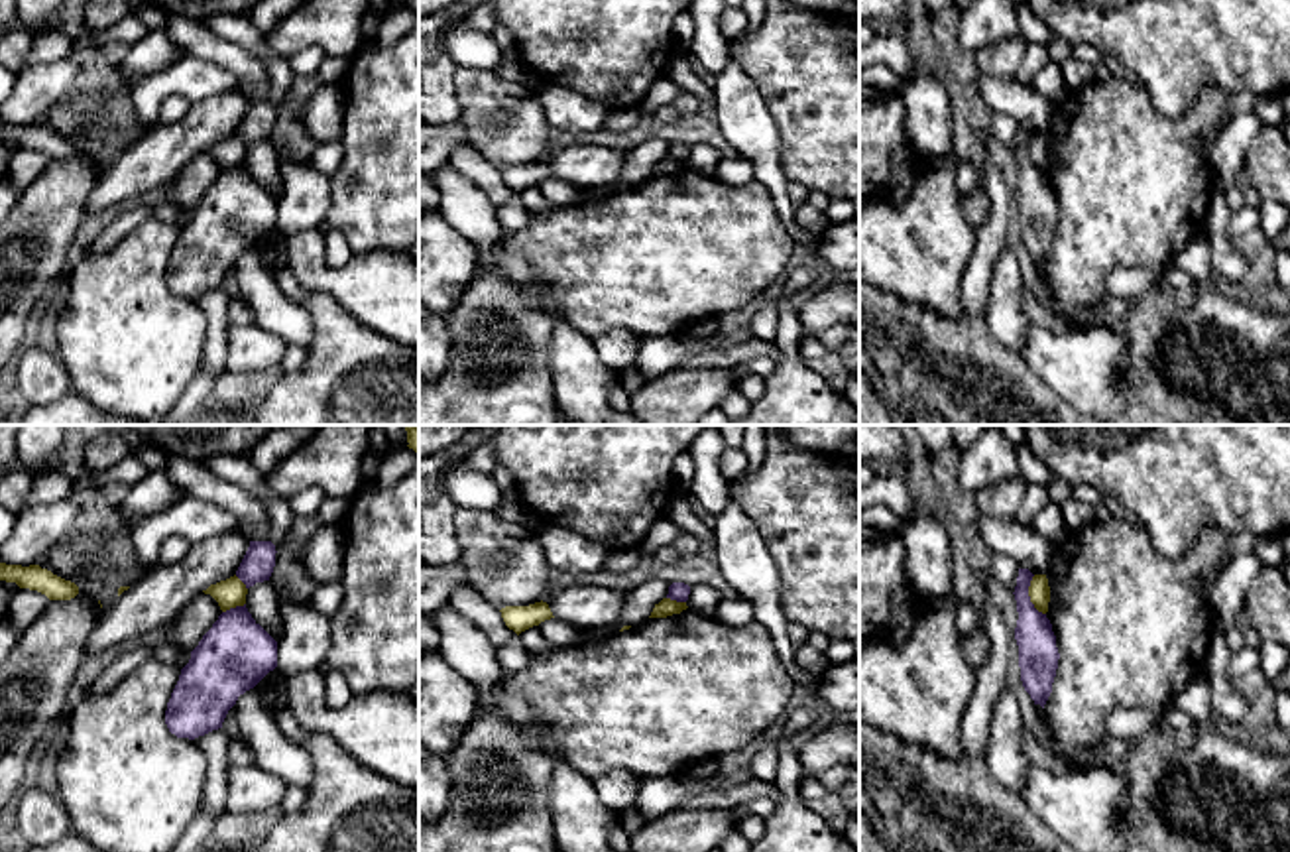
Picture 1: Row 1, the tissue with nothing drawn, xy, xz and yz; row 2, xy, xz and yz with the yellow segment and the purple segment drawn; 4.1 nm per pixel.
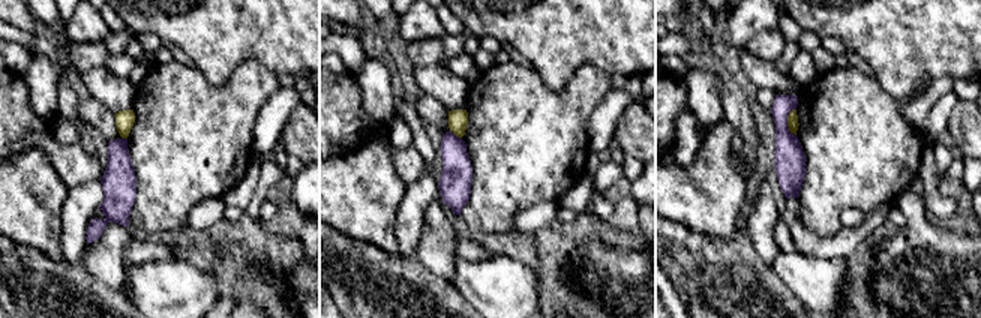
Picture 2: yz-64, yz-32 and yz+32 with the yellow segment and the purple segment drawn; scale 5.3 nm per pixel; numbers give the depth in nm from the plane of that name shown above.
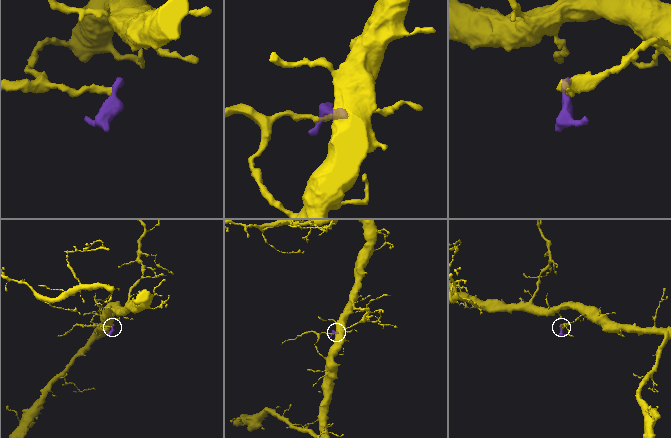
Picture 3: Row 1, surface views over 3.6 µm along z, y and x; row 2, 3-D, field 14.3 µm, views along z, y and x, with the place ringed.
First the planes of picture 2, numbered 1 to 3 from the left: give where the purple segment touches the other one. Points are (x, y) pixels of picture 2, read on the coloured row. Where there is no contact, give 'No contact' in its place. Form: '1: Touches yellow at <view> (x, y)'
1: Touches yellow at yz-64 (125, 137)
2: Touches yellow at yz-32 (456, 135)
3: Touches yellow at yz+32 (788, 122)

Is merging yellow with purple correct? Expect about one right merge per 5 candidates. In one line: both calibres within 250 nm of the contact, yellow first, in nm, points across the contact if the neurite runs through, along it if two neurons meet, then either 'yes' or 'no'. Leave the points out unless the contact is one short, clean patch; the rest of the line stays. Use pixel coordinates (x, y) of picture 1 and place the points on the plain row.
calibres 90 and 160 nm; border yz (1033, 134), (1029, 160), (1045, 174); no

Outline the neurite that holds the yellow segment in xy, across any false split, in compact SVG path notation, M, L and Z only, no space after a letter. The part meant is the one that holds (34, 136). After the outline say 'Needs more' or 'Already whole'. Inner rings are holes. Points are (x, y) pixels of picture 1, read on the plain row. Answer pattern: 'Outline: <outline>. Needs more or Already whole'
Outline: M0 122L0 140L16 142L20 148L29 148L45 153L49 159L71 159L79 153L79 146L53 134L39 124L6 124Z. Already whole

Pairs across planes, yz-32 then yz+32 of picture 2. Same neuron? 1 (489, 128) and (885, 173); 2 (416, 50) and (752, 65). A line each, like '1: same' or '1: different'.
1: same
2: different

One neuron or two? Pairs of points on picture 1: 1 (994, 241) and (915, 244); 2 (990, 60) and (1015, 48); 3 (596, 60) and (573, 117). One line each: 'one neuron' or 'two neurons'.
1: two neurons
2: one neuron
3: two neurons

